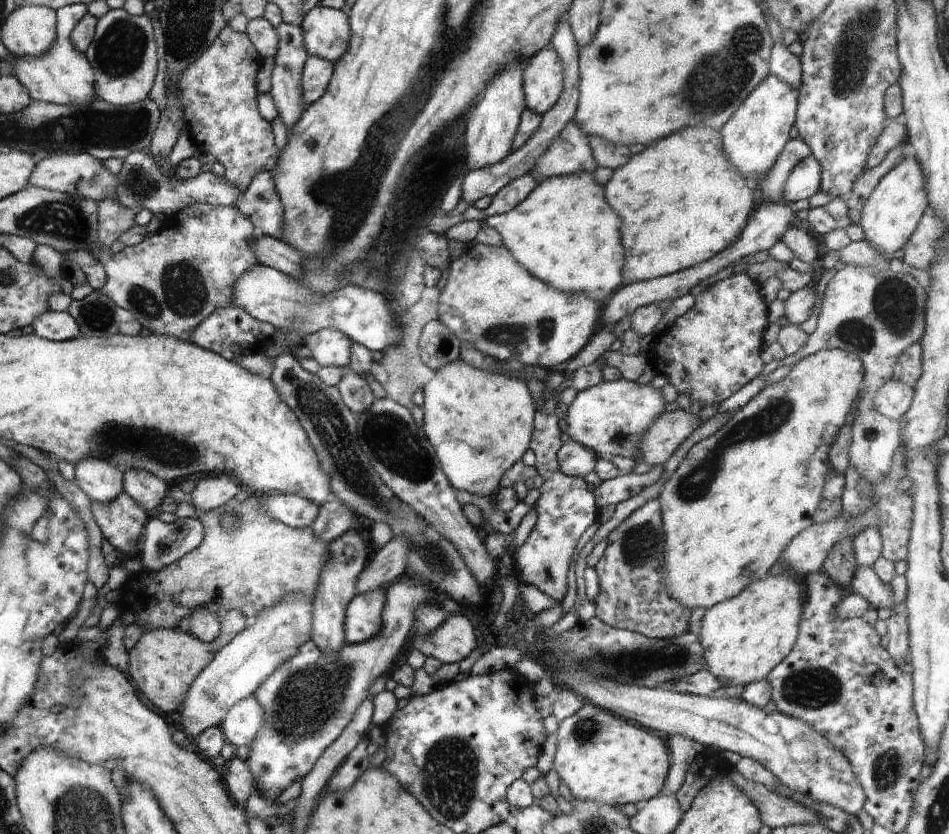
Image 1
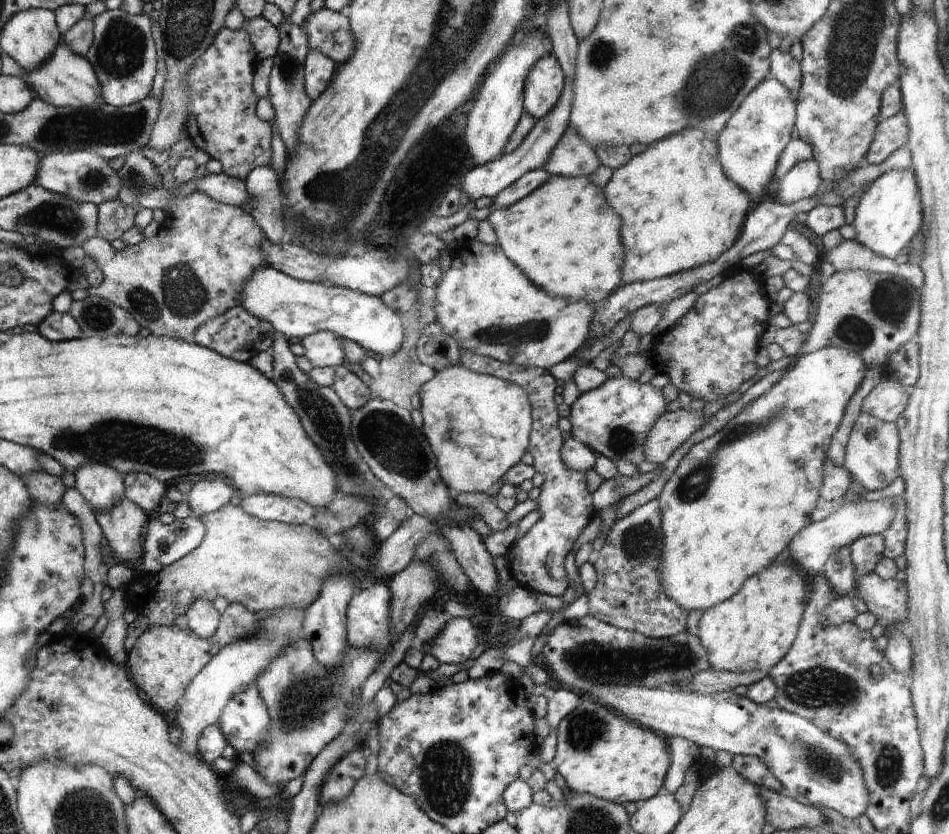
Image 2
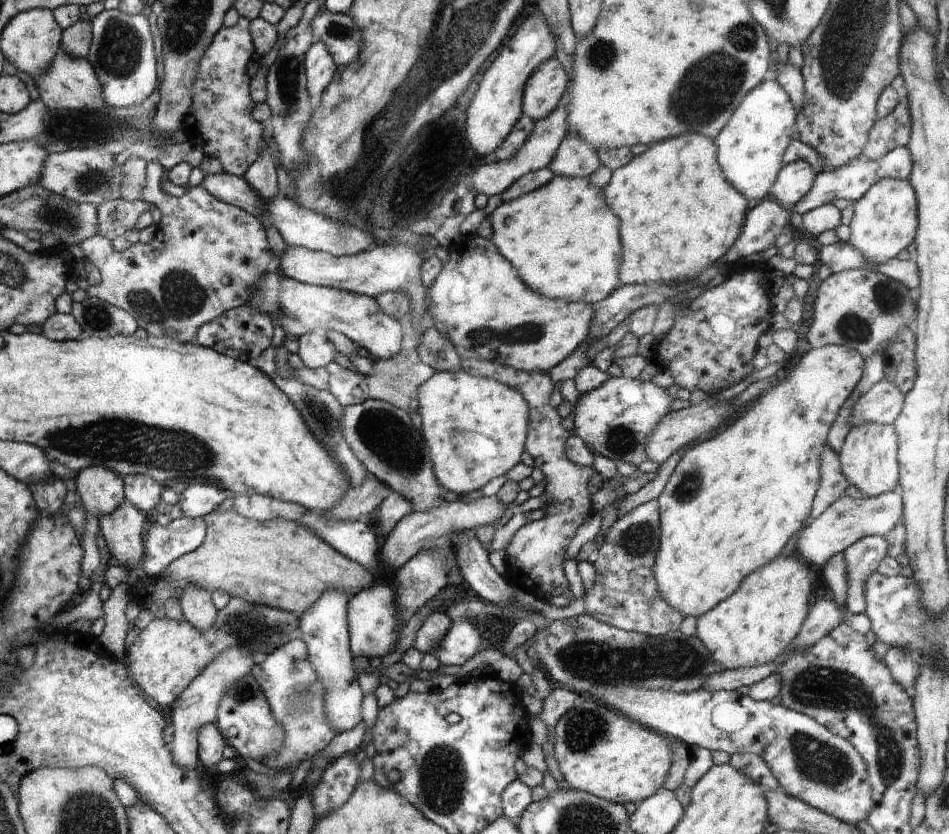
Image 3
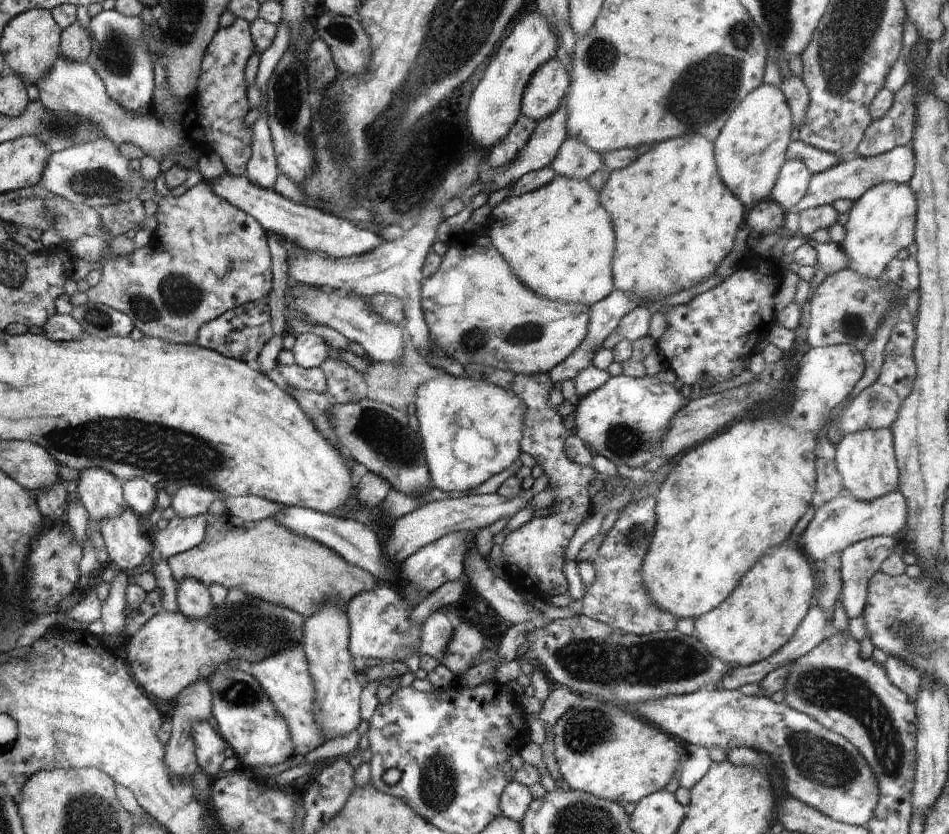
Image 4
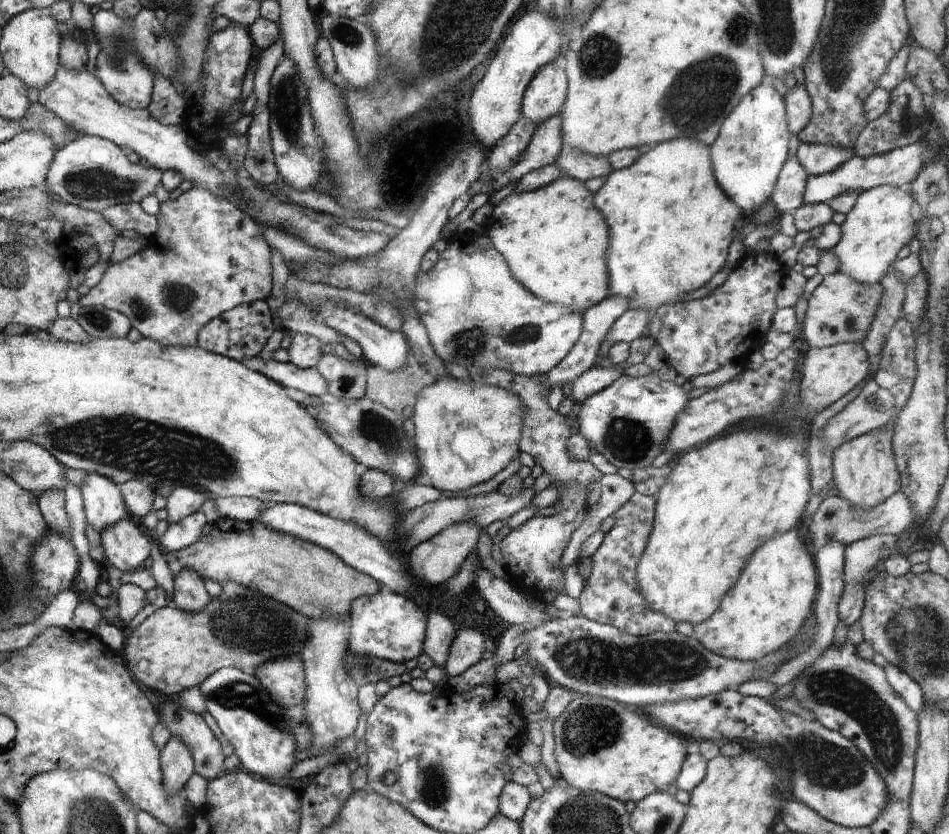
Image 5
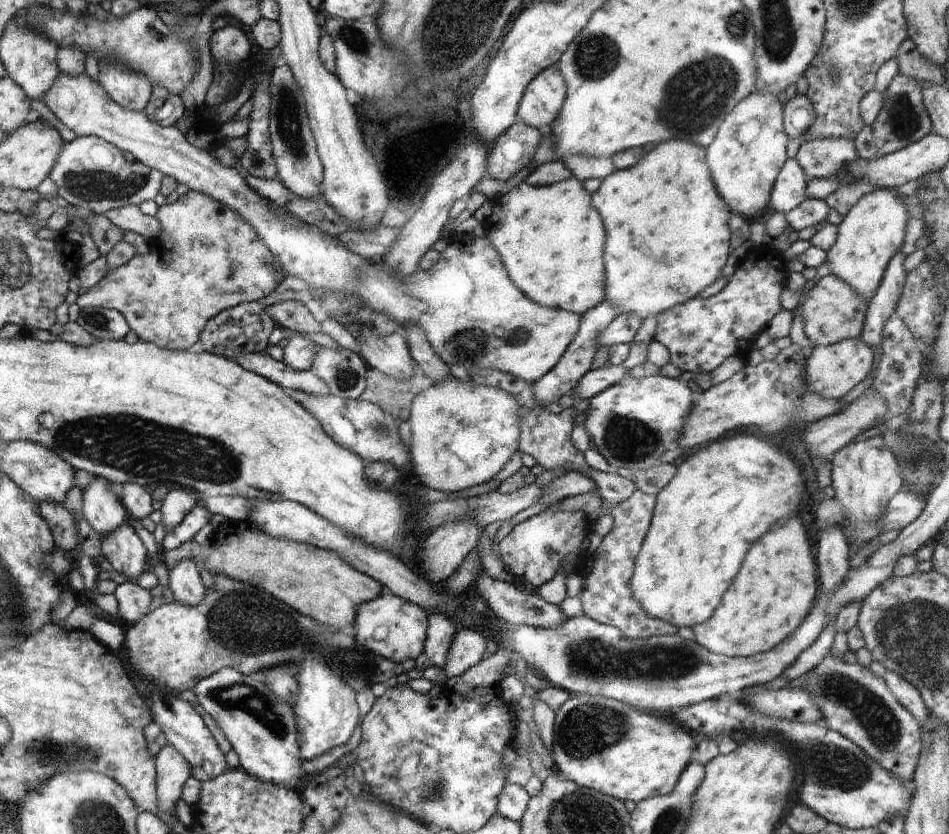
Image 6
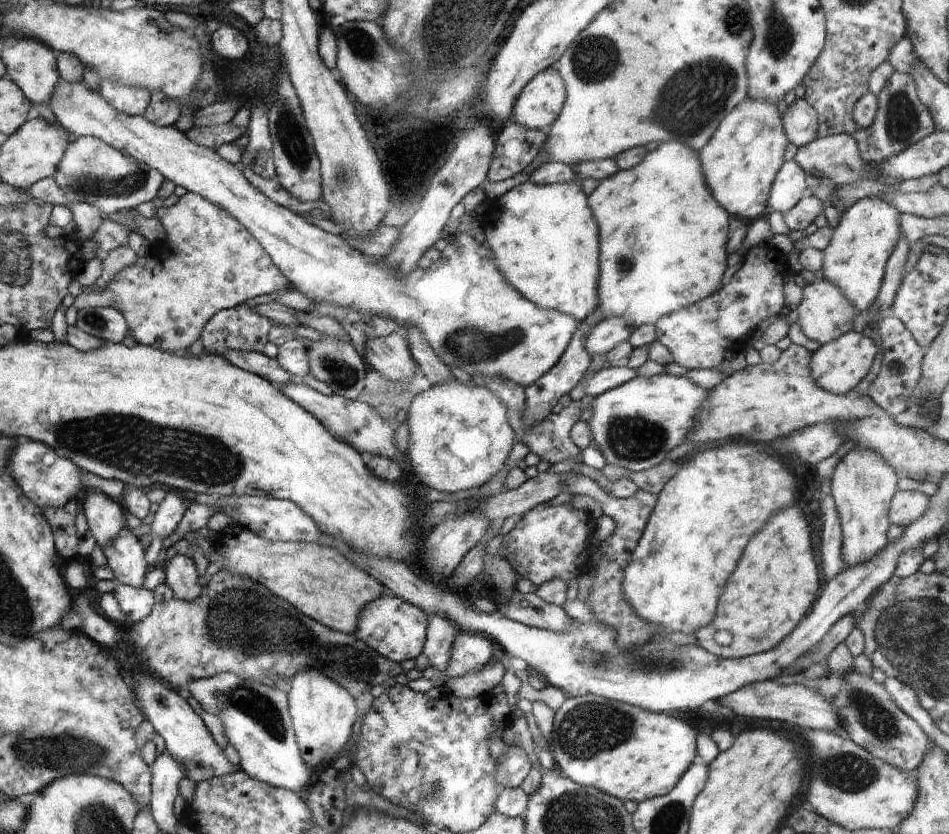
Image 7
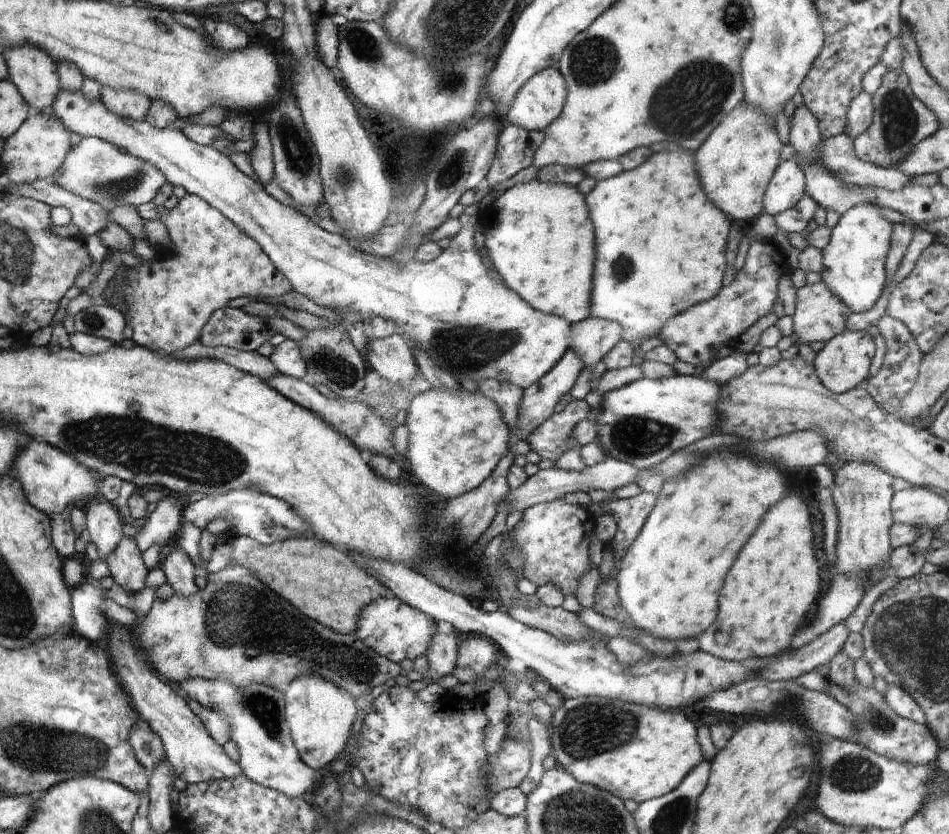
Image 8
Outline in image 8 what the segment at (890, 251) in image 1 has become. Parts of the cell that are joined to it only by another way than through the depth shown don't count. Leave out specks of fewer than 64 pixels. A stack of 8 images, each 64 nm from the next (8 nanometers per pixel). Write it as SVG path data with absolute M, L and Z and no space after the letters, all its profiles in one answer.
M858 204L841 215L839 222L831 229L831 237L828 246L822 251L823 267L821 278L828 286L829 292L836 294L845 306L853 312L866 312L876 304L882 294L886 283L885 264L890 250L890 238L892 238L892 222L882 213L882 206L878 204Z

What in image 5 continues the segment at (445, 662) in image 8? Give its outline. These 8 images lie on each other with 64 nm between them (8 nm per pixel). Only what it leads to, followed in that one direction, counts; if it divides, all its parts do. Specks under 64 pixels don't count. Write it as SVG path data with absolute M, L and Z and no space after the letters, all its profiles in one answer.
M429 613L422 652L430 656L434 665L443 667L455 636L453 622L446 615Z

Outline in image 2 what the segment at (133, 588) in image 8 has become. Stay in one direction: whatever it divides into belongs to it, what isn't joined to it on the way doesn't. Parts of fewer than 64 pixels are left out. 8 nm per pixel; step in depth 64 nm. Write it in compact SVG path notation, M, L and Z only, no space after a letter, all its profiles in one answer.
M126 496L116 502L110 510L95 512L96 520L103 530L103 536L118 554L123 564L130 565L142 556L142 526L148 516L135 502Z

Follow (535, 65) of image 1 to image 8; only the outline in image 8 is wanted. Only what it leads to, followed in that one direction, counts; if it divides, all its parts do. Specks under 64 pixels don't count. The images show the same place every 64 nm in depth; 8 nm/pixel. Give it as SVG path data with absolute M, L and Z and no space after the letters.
M557 67L541 70L533 74L532 78L525 82L524 86L518 90L518 94L516 94L516 98L514 98L512 106L510 106L510 112L508 112L505 122L522 126L526 130L546 130L560 116L567 94L566 81L562 74L558 72Z

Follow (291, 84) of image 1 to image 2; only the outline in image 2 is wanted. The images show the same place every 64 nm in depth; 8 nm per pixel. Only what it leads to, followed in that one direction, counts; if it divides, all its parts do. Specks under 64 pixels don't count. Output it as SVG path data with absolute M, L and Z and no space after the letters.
M285 21L278 27L279 47L274 57L274 65L269 78L269 100L274 108L274 121L276 130L282 138L282 142L286 145L290 153L294 152L296 142L298 142L298 128L308 112L308 108L312 104L310 98L306 94L304 86L304 68L306 55L309 51L308 35L306 27L302 25L290 24Z

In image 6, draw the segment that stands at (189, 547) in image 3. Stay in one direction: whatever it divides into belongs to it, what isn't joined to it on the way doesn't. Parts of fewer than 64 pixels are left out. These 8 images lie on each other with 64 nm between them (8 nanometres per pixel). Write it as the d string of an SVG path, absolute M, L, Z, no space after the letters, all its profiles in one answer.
M194 506L172 532L165 534L162 549L174 550L178 546L182 546L184 542L193 540L196 533L209 522L210 516L211 512L204 506Z

